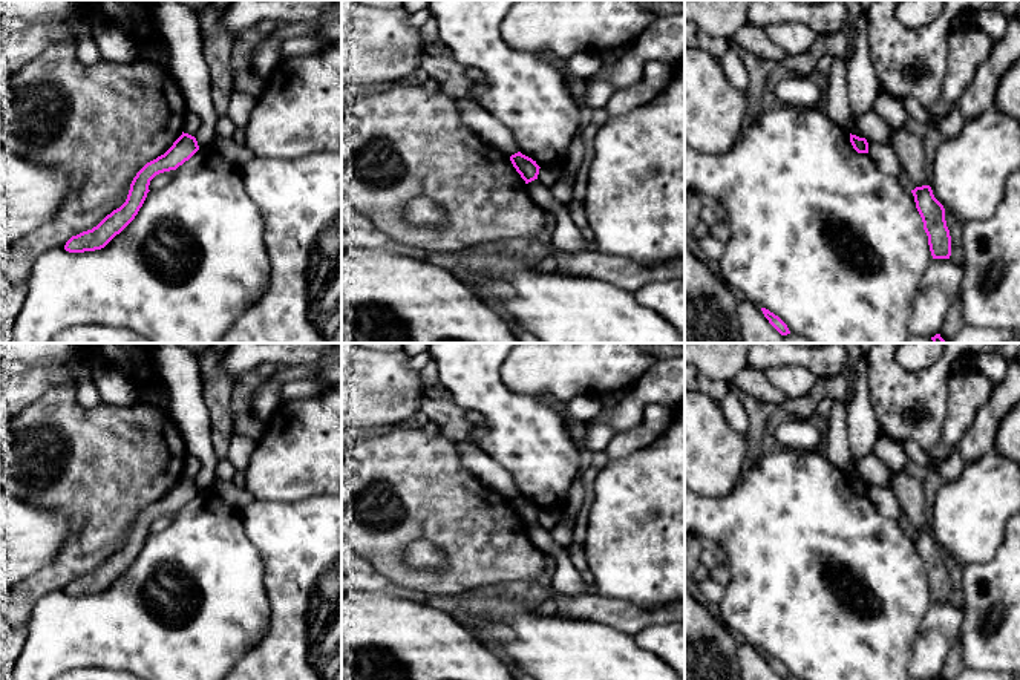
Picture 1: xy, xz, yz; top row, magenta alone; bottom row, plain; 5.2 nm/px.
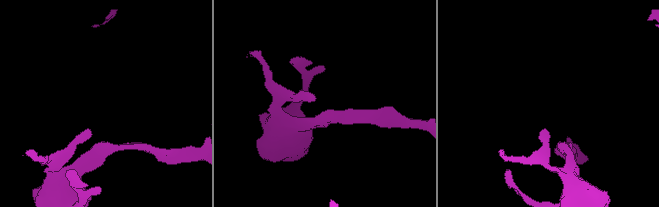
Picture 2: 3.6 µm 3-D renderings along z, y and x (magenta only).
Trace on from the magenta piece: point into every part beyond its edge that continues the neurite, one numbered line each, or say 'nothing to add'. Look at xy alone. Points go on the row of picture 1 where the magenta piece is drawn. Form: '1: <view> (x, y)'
nothing to add

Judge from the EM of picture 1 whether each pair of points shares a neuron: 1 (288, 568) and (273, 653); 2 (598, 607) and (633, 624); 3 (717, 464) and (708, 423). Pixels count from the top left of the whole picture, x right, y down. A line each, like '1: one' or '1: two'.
1: one
2: one
3: one

